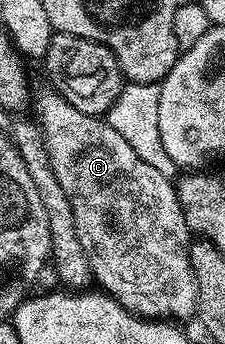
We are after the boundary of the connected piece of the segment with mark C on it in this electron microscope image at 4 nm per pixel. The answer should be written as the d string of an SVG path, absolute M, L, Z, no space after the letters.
M46 88L38 98L36 95L35 106L36 102L36 117L51 156L51 168L55 168L60 186L67 192L67 200L71 200L79 244L83 244L96 285L124 310L143 318L192 319L197 313L197 285L189 259L191 231L185 223L177 188L170 175L141 160L109 122L79 112L79 108L72 106L56 90Z

